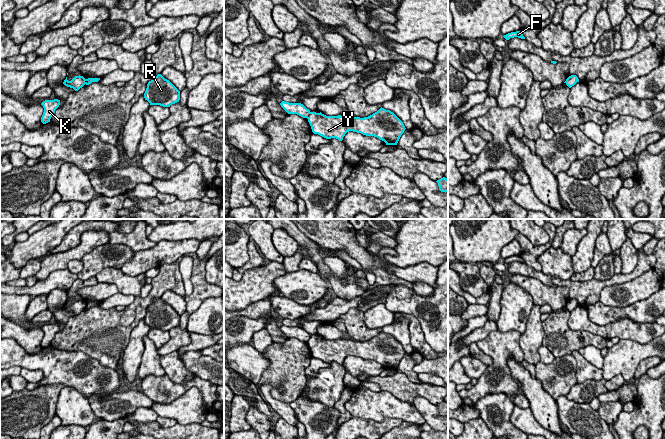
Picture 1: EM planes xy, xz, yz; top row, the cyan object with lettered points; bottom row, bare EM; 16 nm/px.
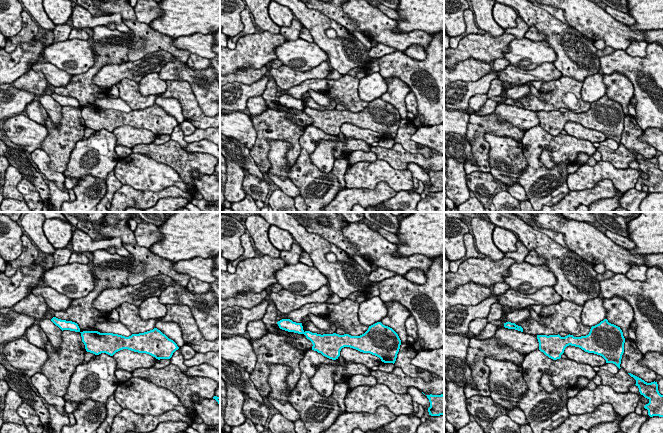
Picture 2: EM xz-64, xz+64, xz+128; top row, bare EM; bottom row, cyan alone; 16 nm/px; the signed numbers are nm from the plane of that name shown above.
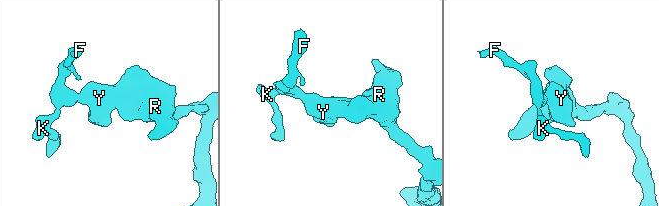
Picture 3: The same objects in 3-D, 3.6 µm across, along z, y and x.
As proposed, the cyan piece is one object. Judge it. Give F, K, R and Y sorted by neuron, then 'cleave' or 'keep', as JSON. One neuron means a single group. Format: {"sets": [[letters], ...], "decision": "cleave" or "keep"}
{"sets": [["F", "K"], ["R", "Y"]], "decision": "cleave"}

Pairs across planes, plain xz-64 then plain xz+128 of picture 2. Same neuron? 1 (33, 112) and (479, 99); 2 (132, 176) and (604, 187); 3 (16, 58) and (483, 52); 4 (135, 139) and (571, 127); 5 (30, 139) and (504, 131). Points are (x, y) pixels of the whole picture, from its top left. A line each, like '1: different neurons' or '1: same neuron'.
1: same neuron
2: different neurons
3: same neuron
4: same neuron
5: different neurons

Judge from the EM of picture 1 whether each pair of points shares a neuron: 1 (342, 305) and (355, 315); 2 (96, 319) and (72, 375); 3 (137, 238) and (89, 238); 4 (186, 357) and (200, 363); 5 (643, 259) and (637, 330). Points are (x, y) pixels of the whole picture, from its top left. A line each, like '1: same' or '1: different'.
1: different
2: different
3: different
4: same
5: different

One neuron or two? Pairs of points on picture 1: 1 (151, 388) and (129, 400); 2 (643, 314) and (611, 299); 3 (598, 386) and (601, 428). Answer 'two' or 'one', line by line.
1: two
2: two
3: two

